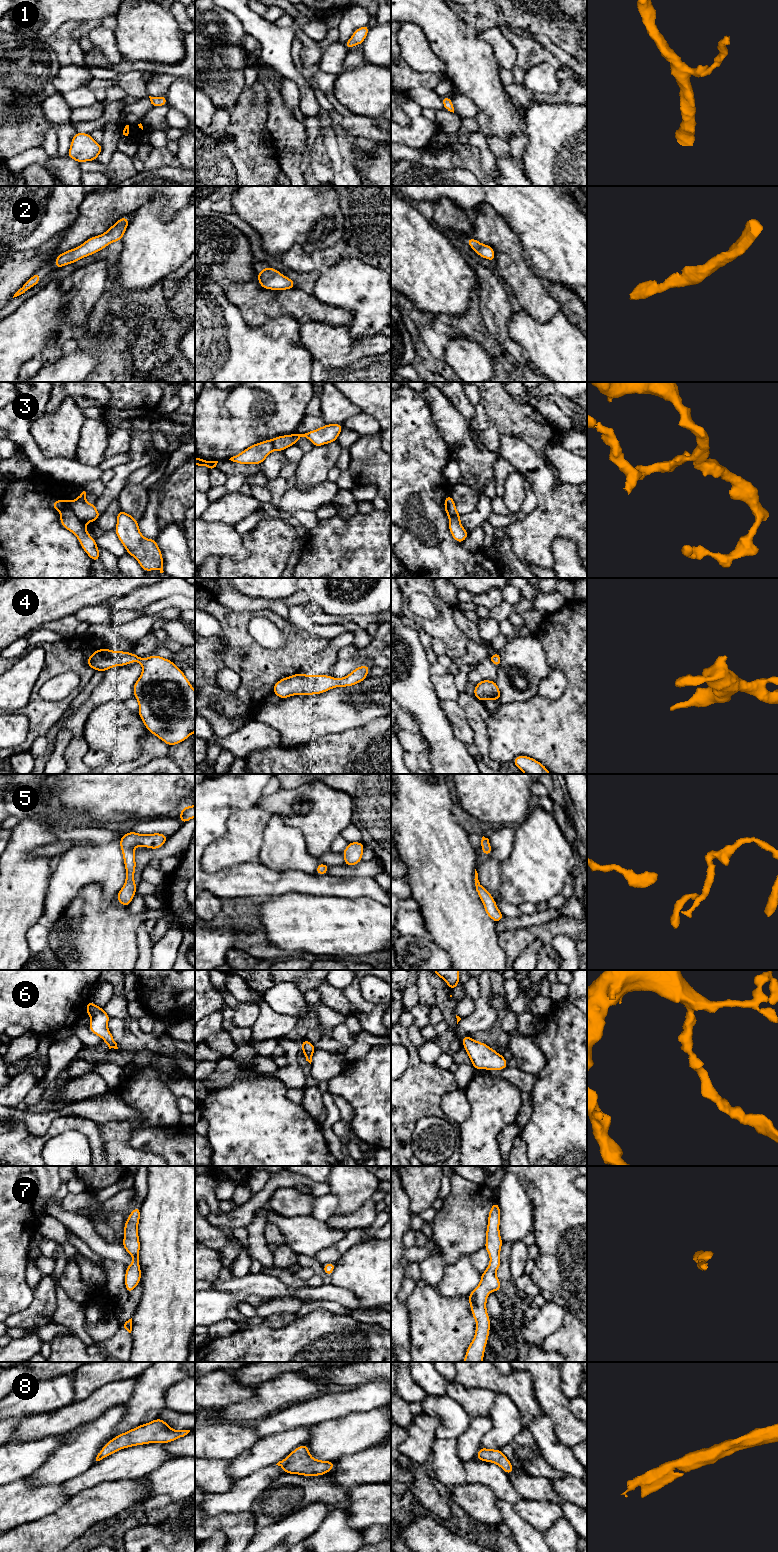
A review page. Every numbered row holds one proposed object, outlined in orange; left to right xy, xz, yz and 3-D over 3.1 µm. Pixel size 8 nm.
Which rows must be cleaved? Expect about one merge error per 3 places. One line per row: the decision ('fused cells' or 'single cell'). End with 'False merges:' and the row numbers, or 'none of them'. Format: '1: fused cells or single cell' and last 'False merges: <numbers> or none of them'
1: single cell
2: single cell
3: fused cells
4: single cell
5: single cell
6: single cell
7: single cell
8: single cell
False merges: 3

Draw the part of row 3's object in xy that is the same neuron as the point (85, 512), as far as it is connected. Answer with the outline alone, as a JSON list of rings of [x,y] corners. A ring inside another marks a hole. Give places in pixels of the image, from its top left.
[[[83,491],[75,500],[71,501],[73,512],[84,524],[97,521],[101,514],[96,510],[96,504],[90,504],[85,499],[86,492]]]

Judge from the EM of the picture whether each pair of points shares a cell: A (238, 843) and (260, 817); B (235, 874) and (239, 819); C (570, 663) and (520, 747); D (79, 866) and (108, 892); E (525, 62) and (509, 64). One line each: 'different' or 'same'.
A: same
B: different
C: same
D: same
E: different

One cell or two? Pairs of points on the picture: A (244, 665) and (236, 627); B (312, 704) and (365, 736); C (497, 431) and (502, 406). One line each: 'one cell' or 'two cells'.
A: one cell
B: two cells
C: one cell

